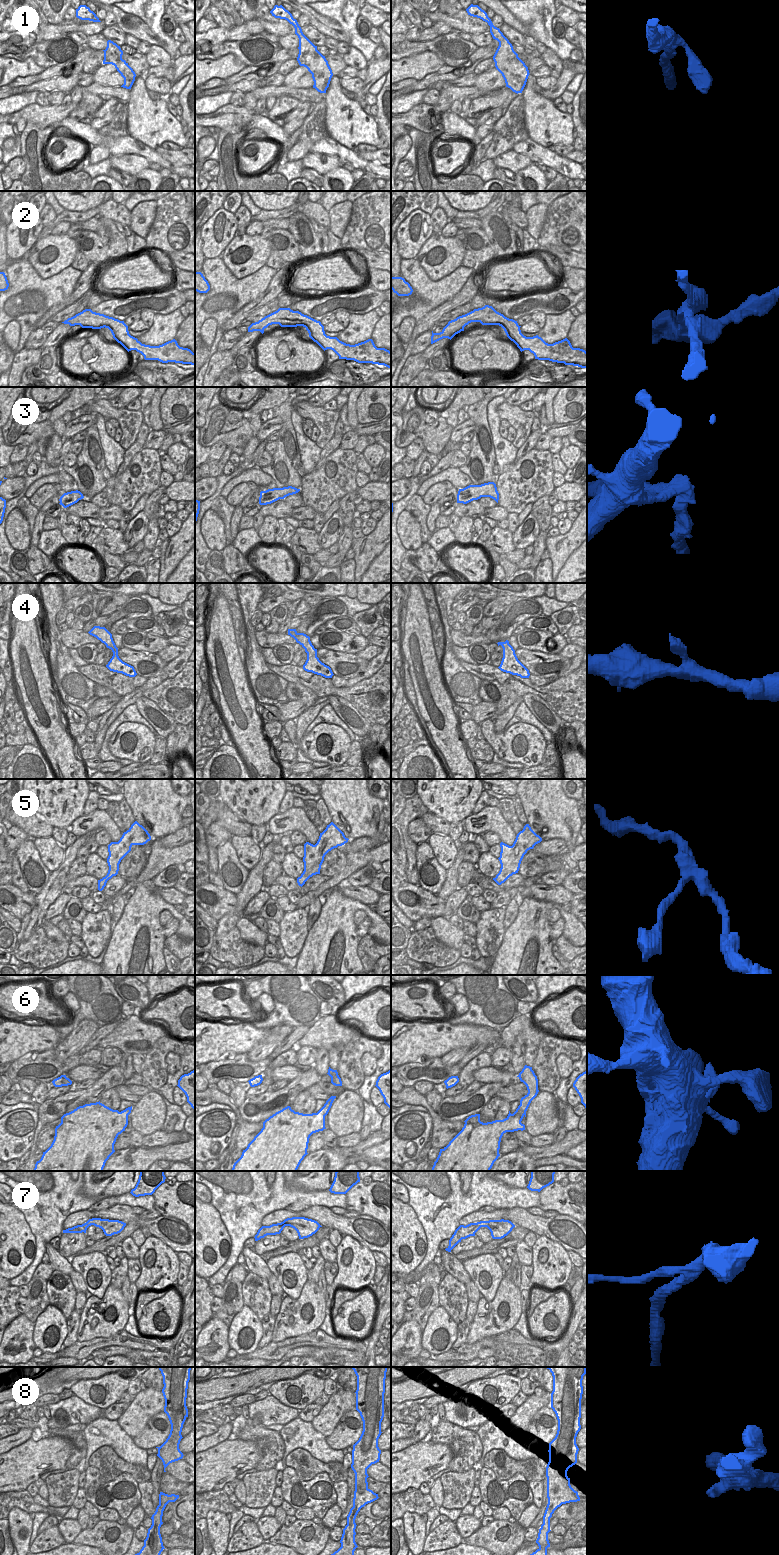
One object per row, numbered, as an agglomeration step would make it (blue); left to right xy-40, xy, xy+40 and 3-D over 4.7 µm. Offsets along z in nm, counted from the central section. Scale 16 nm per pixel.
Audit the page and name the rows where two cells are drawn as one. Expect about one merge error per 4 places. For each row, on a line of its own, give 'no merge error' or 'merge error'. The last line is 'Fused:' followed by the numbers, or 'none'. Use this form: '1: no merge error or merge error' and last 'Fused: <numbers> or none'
1: no merge error
2: merge error
3: merge error
4: no merge error
5: no merge error
6: no merge error
7: no merge error
8: no merge error
Fused: 2, 3

